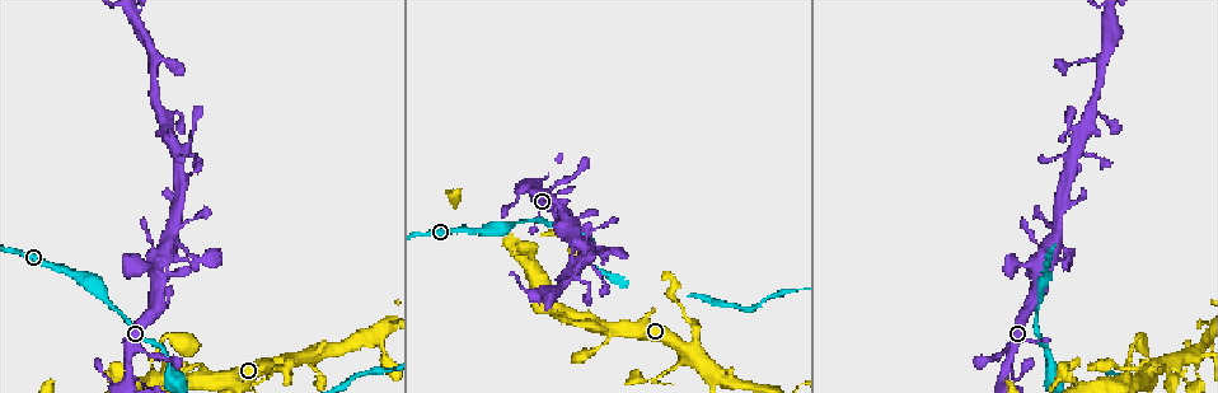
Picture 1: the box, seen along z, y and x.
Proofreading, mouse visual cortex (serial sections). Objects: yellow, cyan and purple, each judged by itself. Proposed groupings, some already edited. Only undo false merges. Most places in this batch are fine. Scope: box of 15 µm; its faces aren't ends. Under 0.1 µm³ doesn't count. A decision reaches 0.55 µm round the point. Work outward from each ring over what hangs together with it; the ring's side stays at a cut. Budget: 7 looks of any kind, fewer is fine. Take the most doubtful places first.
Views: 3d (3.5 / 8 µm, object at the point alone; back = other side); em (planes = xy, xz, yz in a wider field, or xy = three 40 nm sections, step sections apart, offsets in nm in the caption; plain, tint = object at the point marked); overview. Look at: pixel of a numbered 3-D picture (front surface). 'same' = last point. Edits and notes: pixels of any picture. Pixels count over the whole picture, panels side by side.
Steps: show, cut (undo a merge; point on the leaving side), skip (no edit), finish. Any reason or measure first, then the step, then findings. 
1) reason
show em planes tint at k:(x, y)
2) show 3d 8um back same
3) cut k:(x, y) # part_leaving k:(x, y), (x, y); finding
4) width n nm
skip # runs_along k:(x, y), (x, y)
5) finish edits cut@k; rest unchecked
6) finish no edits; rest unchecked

show 3d 3.5um back at 1:(283, 361)

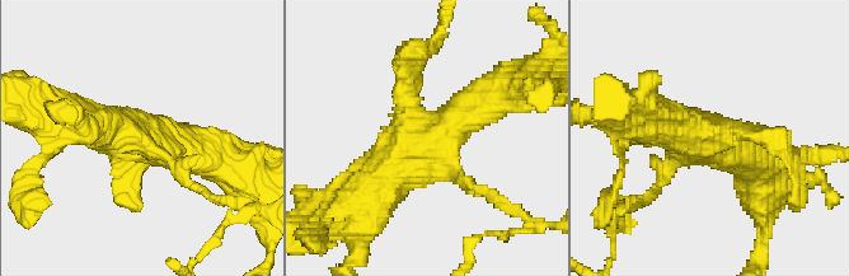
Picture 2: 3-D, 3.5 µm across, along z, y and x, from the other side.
arms 4; arm_widths 150, 250, 500, 500 nm
show em xy step 3 tint at 2:(143, 135)

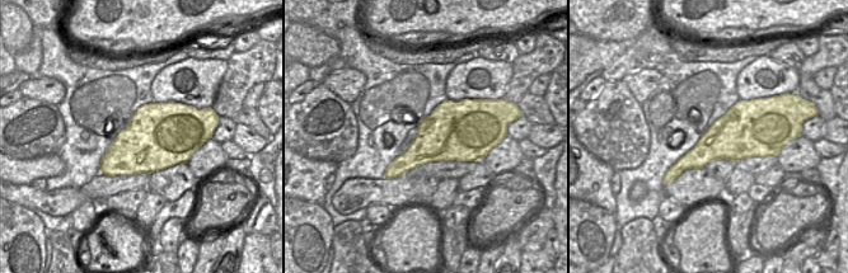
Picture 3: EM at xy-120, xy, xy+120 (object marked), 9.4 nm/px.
show em planes tint same

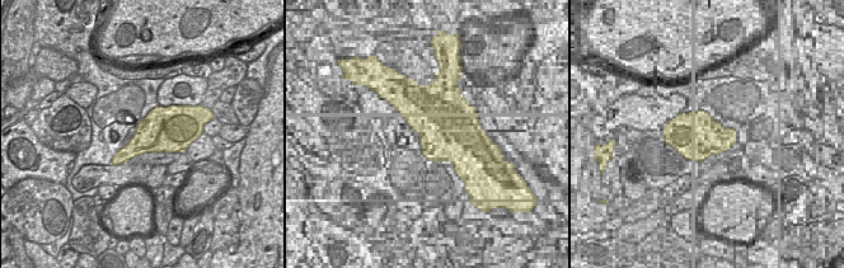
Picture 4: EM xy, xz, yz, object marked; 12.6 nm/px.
skip # runs_along 2:(496, 92), (449, 121), (367, 192); all the same cell

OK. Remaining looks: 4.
narrows sharply
show 3d 3.5um at 1:(155, 377)

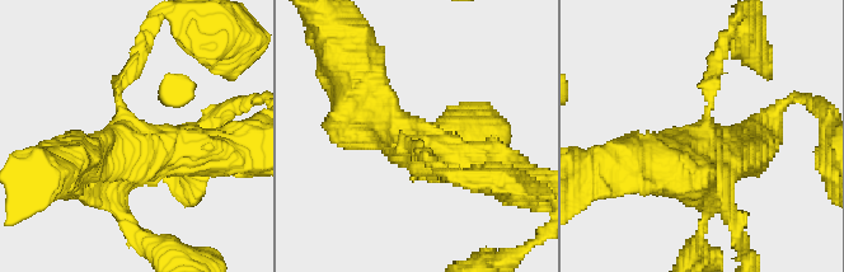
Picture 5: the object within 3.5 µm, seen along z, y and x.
show em planes tint at 5:(123, 138)

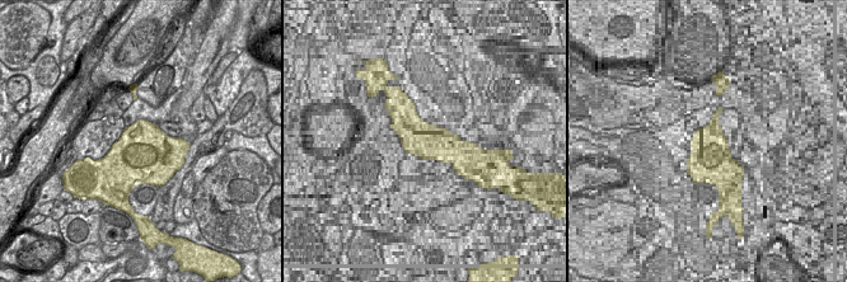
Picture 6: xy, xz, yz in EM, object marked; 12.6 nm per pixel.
width 750 nm
skip # runs_along 5:(491, 176), (393, 130), (353, 80); all the same cell

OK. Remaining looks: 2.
finish no edits; rest unchecked

